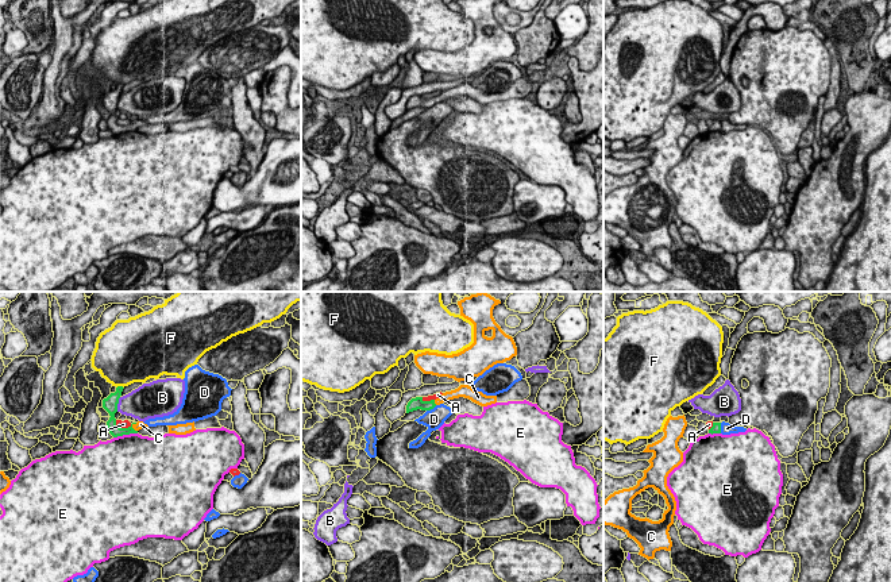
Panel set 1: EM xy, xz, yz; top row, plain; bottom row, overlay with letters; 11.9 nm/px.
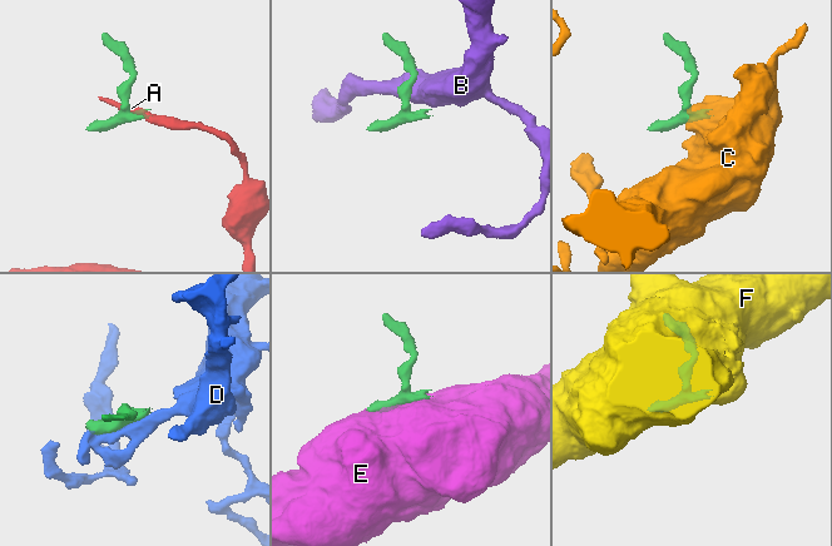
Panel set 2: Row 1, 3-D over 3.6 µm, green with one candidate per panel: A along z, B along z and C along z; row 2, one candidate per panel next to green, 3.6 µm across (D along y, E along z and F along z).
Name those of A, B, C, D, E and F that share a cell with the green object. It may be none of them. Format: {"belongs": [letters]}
{"belongs": ["C"]}

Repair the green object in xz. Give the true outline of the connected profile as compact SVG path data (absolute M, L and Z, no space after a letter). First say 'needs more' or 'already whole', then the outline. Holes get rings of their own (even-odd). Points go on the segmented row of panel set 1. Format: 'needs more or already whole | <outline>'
needs more | M526 379L516 382L508 392L500 393L497 396L486 396L482 392L474 390L468 385L460 385L458 389L443 393L439 398L424 401L423 397L412 398L406 405L406 413L421 409L431 411L436 405L440 405L446 401L464 397L472 402L487 406L495 402L508 402L508 401L524 401L531 396L531 386Z

